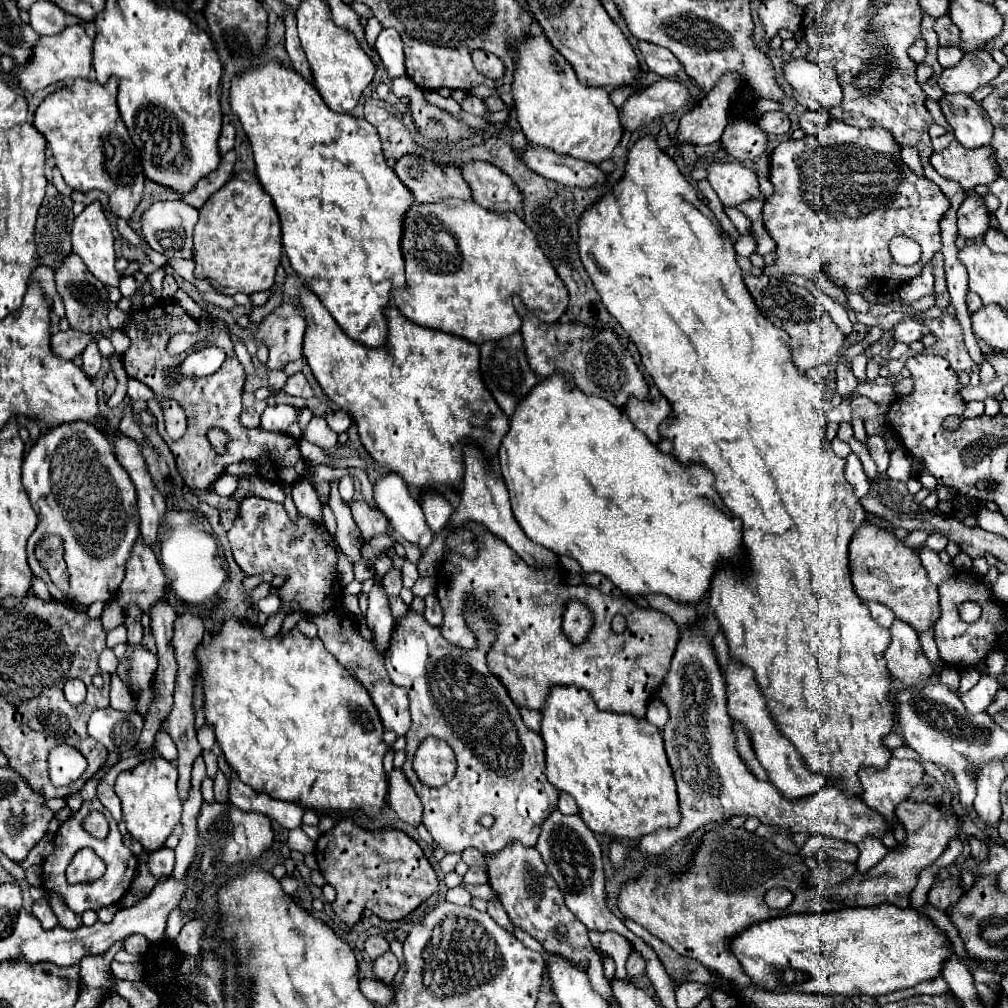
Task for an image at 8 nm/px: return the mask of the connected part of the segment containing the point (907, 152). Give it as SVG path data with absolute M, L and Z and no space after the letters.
M902 147L902 161L916 173L922 175L922 165L920 165L920 153L916 147Z

